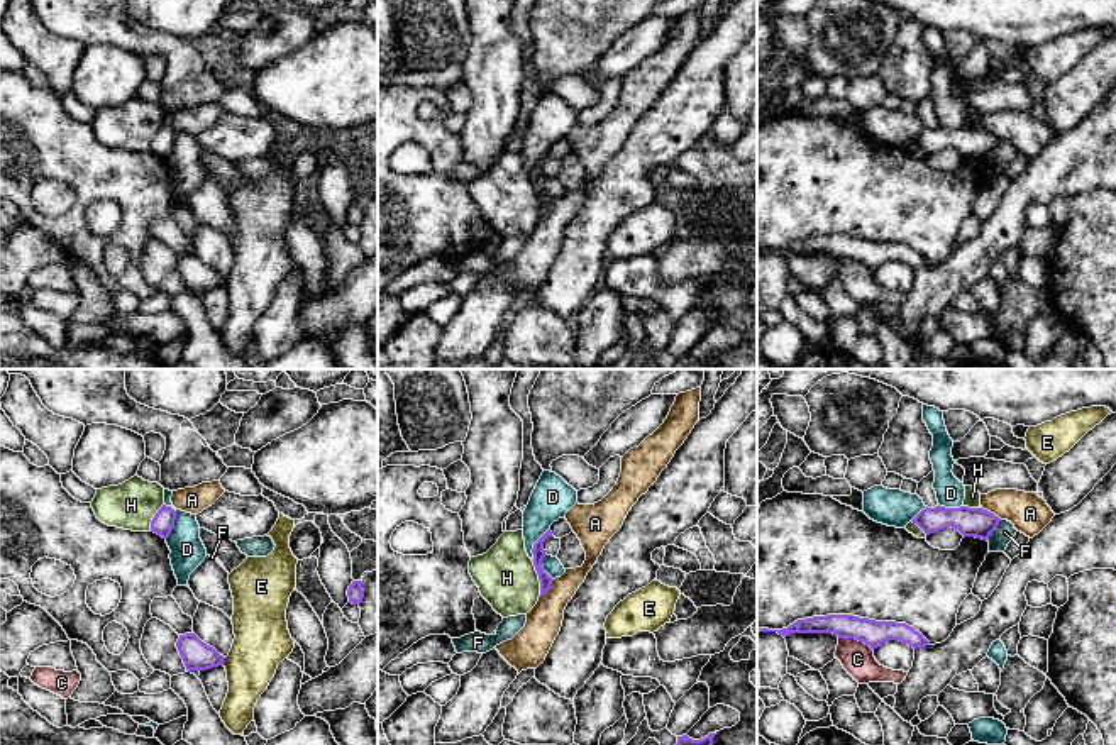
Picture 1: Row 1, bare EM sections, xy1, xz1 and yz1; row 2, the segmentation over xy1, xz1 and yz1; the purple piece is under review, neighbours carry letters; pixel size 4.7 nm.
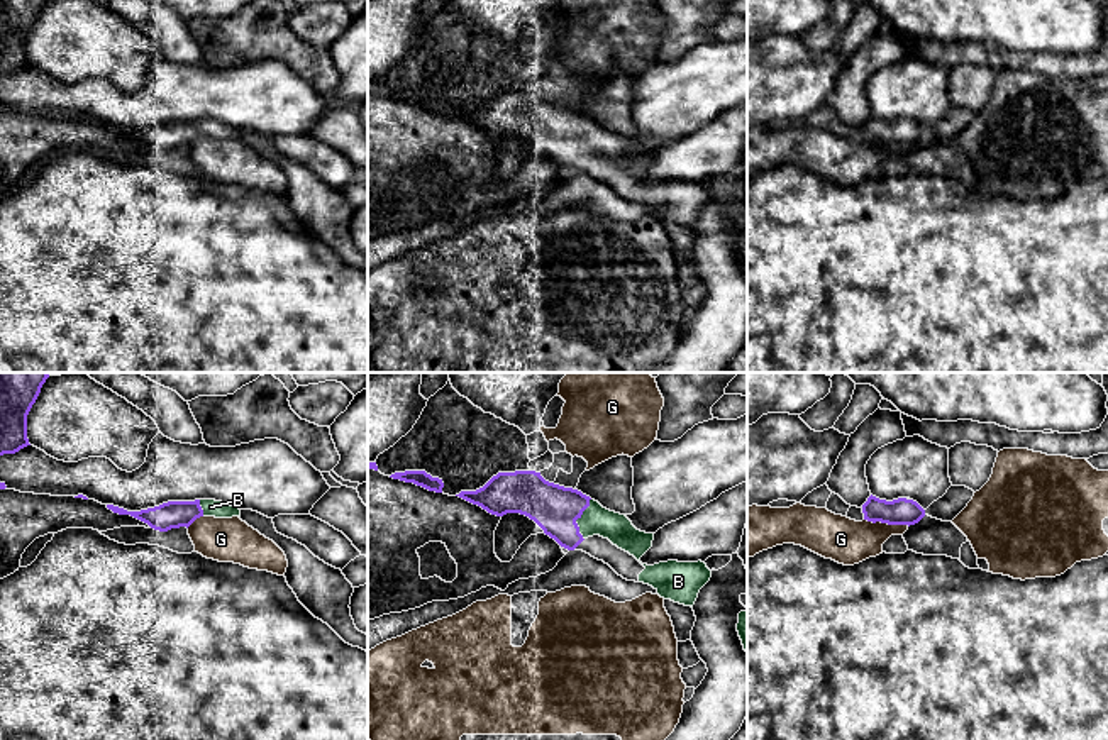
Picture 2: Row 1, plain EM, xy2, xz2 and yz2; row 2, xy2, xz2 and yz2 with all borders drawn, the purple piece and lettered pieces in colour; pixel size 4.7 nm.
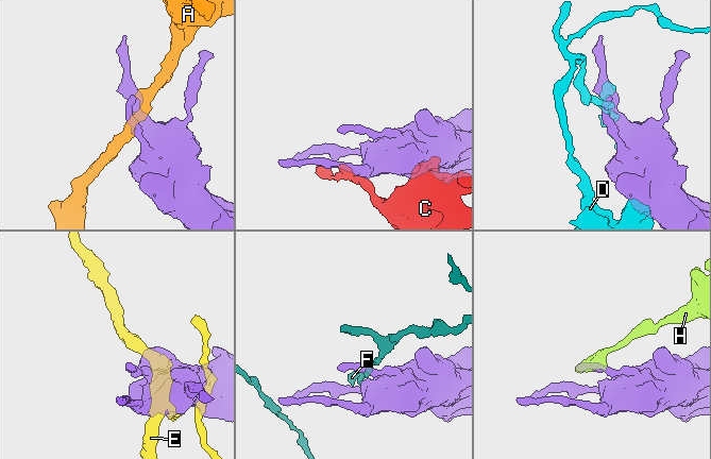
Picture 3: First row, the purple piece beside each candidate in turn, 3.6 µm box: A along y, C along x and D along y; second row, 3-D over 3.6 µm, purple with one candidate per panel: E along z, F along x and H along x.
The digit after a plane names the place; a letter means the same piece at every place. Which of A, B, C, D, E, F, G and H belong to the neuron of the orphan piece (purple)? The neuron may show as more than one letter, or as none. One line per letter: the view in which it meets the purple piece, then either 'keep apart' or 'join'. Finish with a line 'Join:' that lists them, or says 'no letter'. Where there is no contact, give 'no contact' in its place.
A: xz1 | keep apart
B: xz2 | join
C: yz1 | keep apart
D: xy1 | keep apart
E: xy1 | keep apart
F: yz1 | keep apart
G: yz2 | keep apart
H: xz1 | keep apart
Join: B

